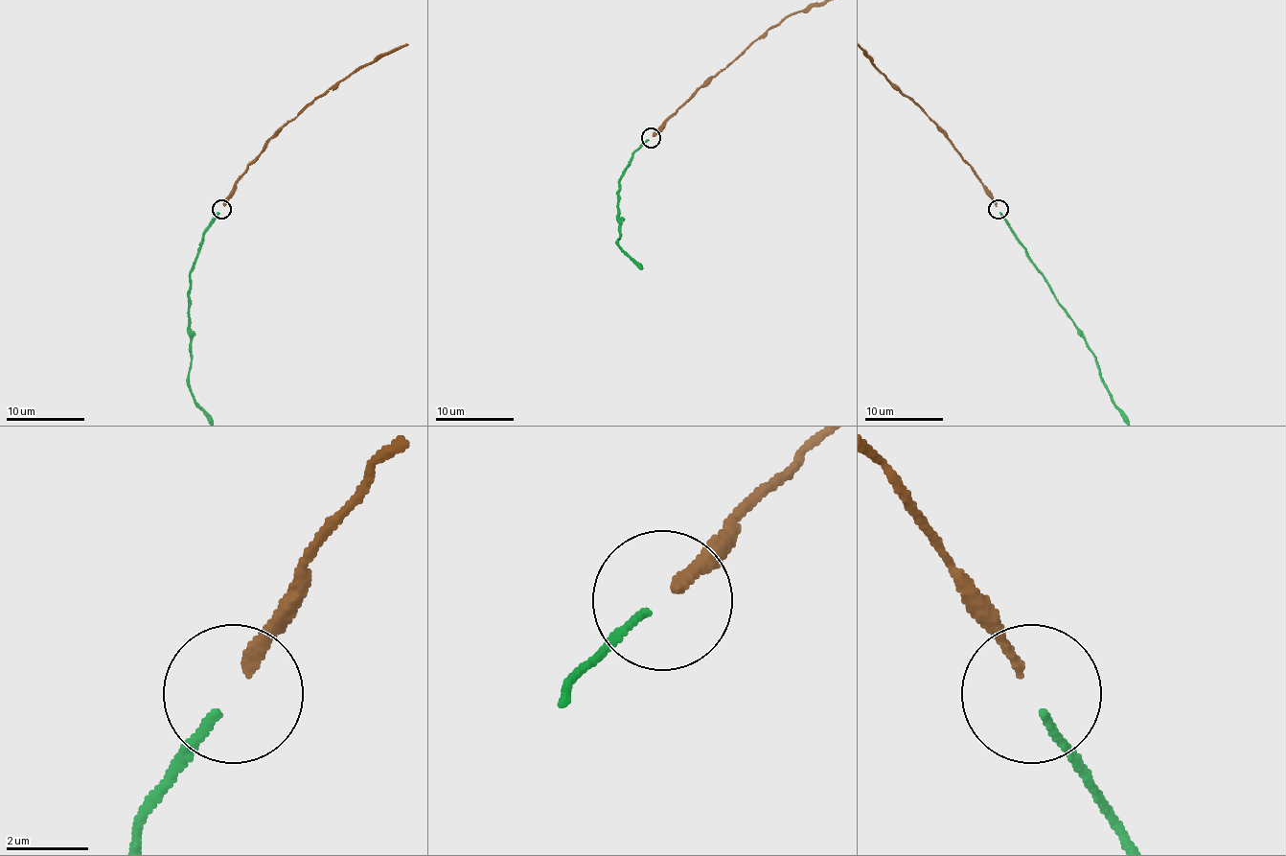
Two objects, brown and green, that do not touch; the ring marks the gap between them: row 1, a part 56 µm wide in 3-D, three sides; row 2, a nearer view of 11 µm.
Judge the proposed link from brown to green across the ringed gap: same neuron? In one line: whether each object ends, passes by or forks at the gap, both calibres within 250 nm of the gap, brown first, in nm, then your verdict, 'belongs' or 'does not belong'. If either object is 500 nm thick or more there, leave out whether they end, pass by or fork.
brown ends; green ends; calibres 240 and 180 nm; belongs

